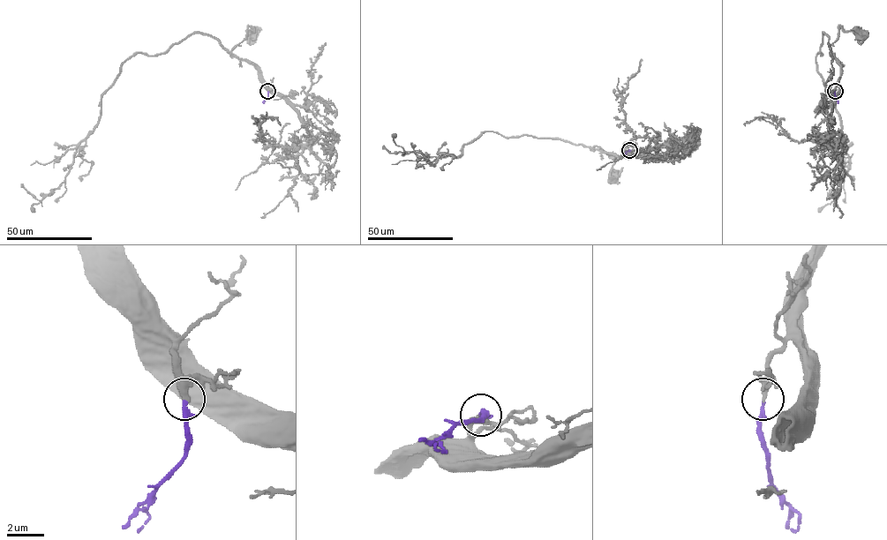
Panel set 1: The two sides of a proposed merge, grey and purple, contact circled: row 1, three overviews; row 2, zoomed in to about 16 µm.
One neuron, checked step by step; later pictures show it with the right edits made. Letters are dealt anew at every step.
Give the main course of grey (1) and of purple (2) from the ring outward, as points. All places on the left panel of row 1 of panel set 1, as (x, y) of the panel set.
1: (267, 91), (262, 73), (253, 64), (237, 59), (231, 53), (245, 37), (248, 26), (254, 33), (252, 34)
2: (267, 91), (263, 103)

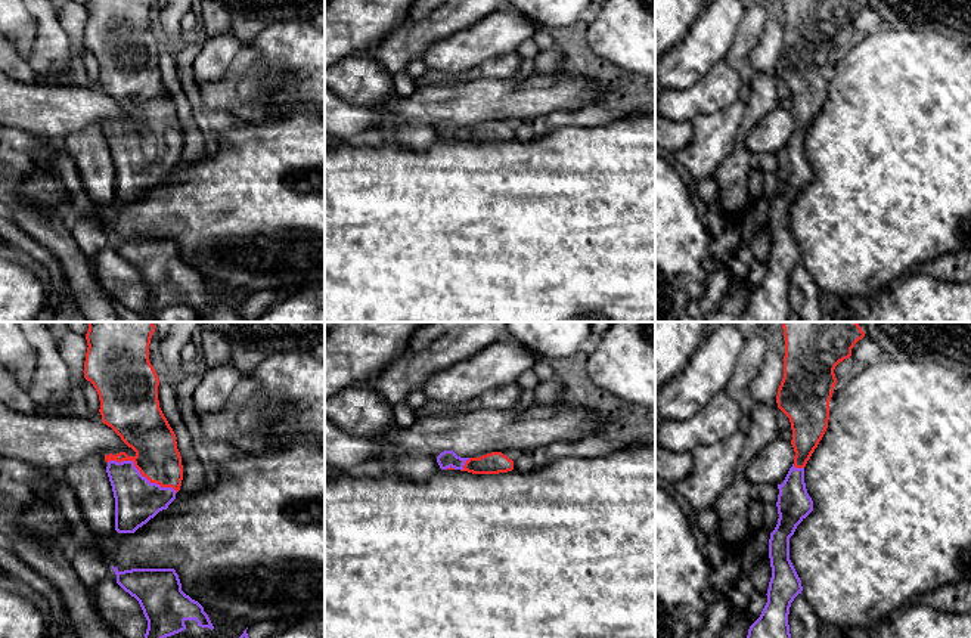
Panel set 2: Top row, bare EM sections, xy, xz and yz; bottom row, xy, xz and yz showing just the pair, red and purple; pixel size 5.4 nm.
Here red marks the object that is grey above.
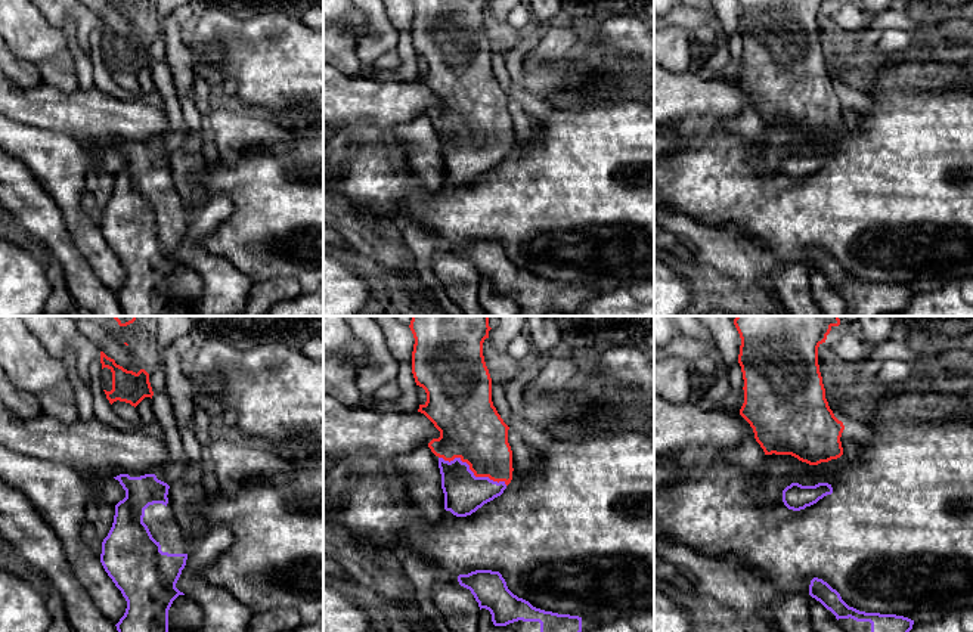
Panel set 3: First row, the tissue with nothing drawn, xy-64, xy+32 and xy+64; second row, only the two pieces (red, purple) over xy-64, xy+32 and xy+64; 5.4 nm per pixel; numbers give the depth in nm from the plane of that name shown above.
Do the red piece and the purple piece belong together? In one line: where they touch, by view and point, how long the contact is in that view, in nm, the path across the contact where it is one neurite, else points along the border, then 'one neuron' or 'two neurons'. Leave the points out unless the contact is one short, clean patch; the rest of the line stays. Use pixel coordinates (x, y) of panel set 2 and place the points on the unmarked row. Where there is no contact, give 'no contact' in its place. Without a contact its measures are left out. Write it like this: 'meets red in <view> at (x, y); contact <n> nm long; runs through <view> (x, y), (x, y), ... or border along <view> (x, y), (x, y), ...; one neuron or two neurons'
meets red in xy at (140, 142); contact 420 nm long; runs through xy (142, 96), (140, 142), (140, 163), (136, 169); one neuron

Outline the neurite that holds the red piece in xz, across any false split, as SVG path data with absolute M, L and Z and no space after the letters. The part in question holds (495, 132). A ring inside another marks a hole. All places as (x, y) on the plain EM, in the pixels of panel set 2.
M453 120L437 126L441 139L460 139L472 143L499 143L514 139L514 130L502 121L491 121L480 127L460 127Z

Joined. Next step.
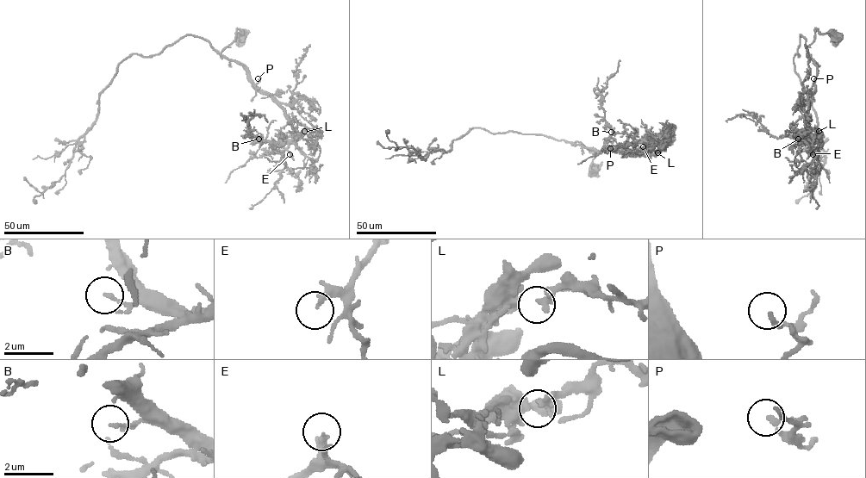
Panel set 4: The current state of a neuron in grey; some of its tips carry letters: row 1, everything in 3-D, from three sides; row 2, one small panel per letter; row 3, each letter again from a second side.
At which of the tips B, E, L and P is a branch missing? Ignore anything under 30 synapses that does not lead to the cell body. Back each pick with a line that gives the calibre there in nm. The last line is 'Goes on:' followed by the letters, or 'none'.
E: calibre 180 nm
Goes on: E

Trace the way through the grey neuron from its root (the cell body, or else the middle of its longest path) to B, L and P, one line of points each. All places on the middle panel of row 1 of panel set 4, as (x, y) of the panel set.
B: (594, 171), (594, 153), (575, 142), (601, 151), (644, 140), (646, 148), (639, 151), (628, 135), (611, 132)
L: (594, 171), (594, 153), (575, 142), (601, 151), (657, 139), (667, 145), (657, 152)
P: (594, 171), (594, 153), (580, 142), (574, 143), (597, 151), (610, 148)

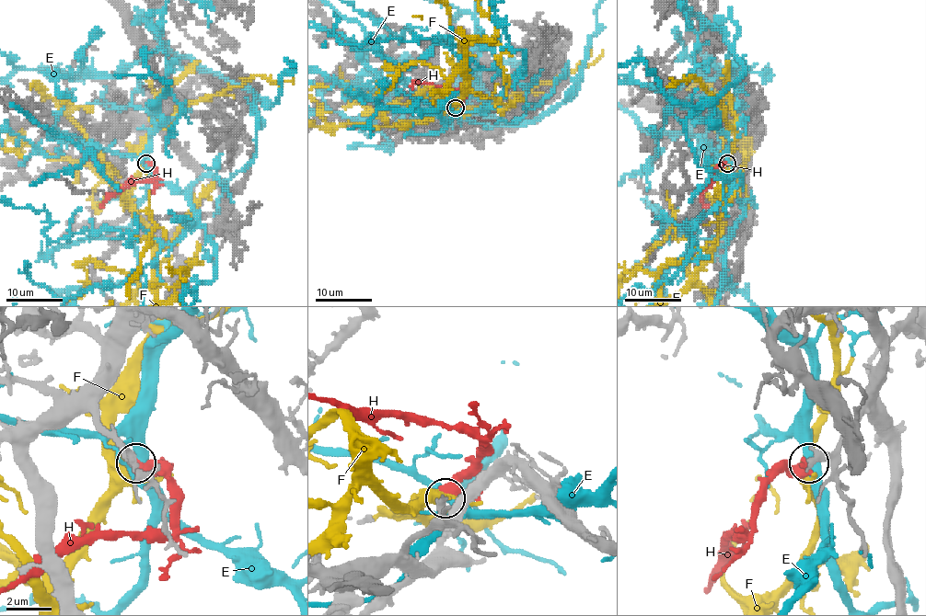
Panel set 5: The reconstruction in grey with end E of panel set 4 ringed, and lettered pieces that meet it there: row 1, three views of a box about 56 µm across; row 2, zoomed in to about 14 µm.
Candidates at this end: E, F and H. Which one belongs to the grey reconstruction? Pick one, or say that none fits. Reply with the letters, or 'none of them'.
H

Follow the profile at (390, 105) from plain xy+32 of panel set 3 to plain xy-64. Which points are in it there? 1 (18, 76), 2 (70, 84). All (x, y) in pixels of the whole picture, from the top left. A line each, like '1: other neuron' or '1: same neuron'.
1: other neuron
2: other neuron

